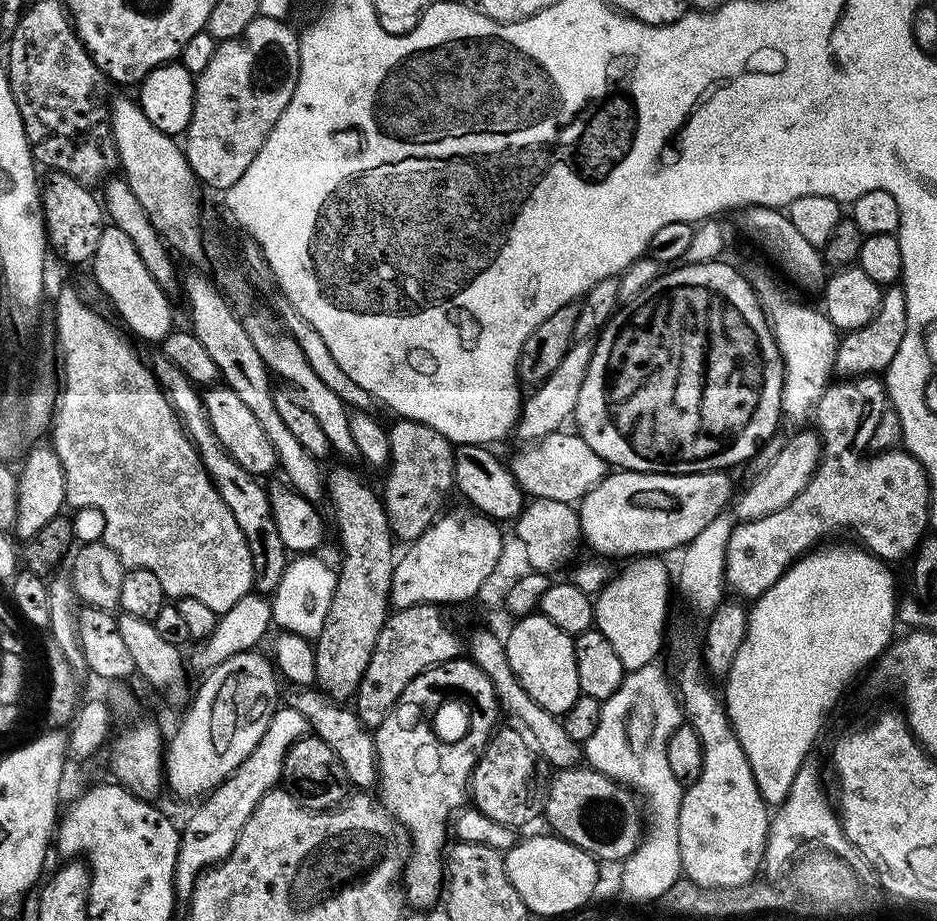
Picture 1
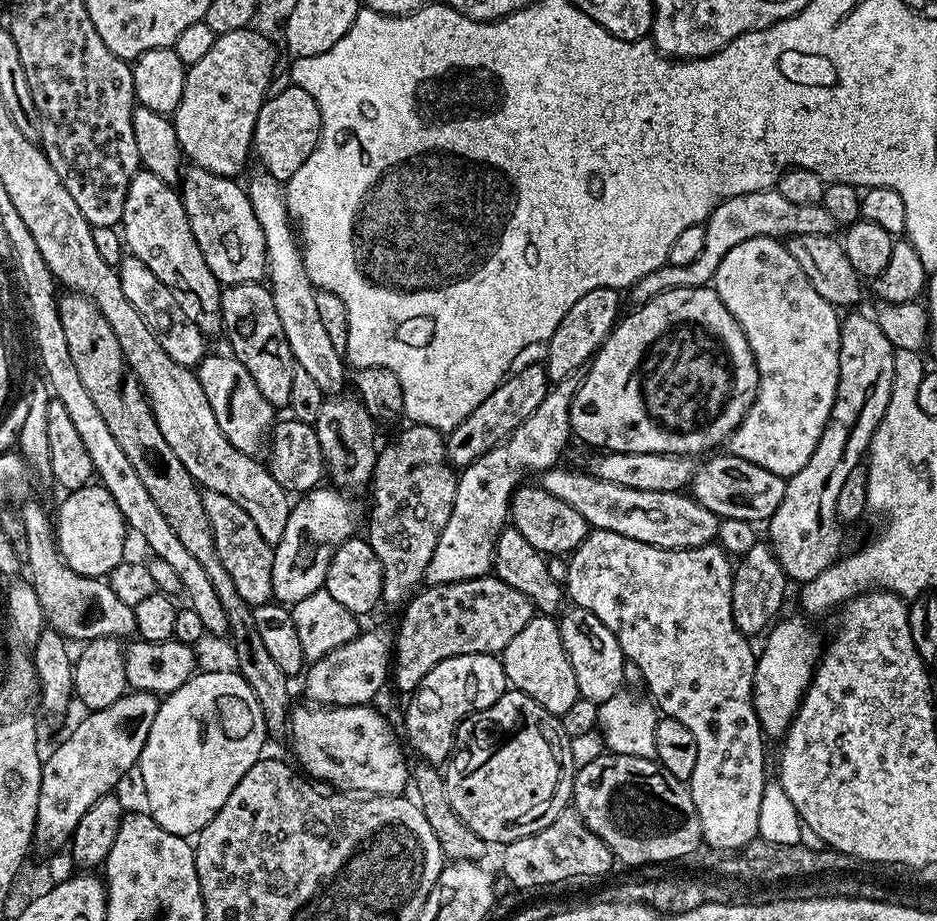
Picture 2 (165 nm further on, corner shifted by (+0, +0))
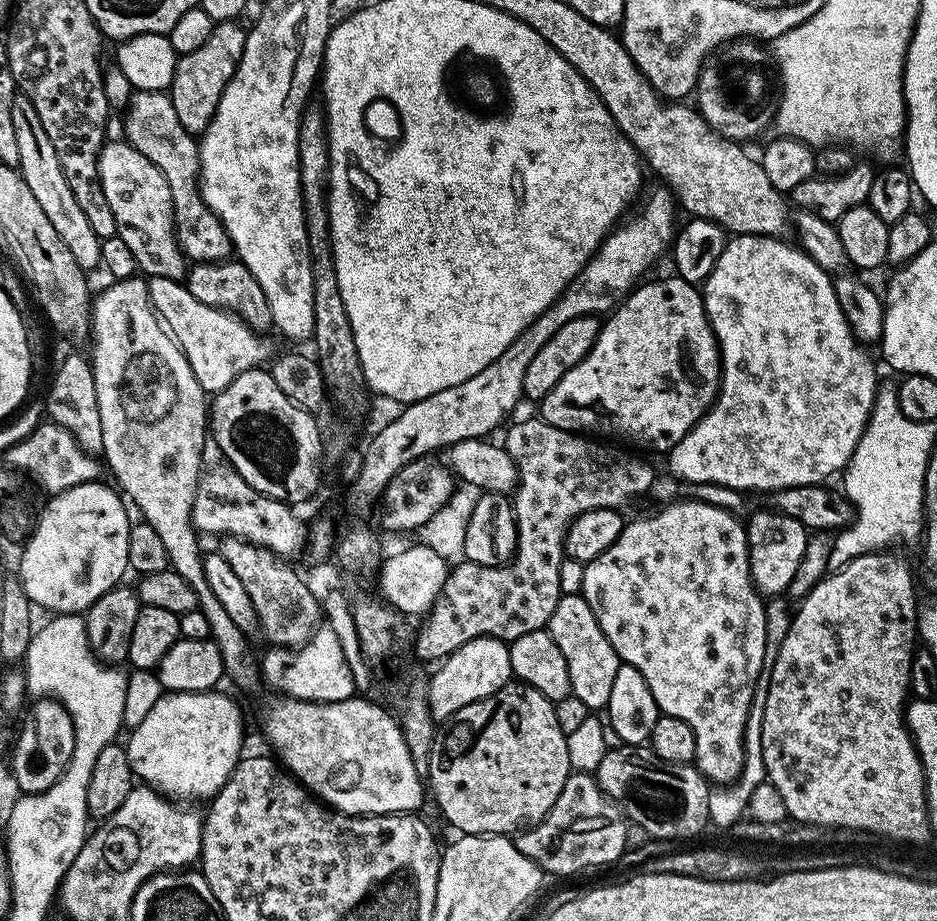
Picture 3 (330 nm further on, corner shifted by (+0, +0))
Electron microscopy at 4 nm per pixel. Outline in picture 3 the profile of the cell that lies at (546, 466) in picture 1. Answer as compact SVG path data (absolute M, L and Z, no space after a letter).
M737 236L727 241L721 256L713 266L712 272L702 284L704 313L708 315L708 324L716 336L720 349L720 390L707 414L667 453L666 459L676 476L681 476L688 484L717 484L720 488L737 488L740 492L765 492L771 494L781 488L824 484L827 476L839 473L848 467L854 450L868 425L872 407L876 401L876 364L867 347L857 340L838 306L836 285L833 277L824 272L799 247L784 244L783 239L774 236Z

